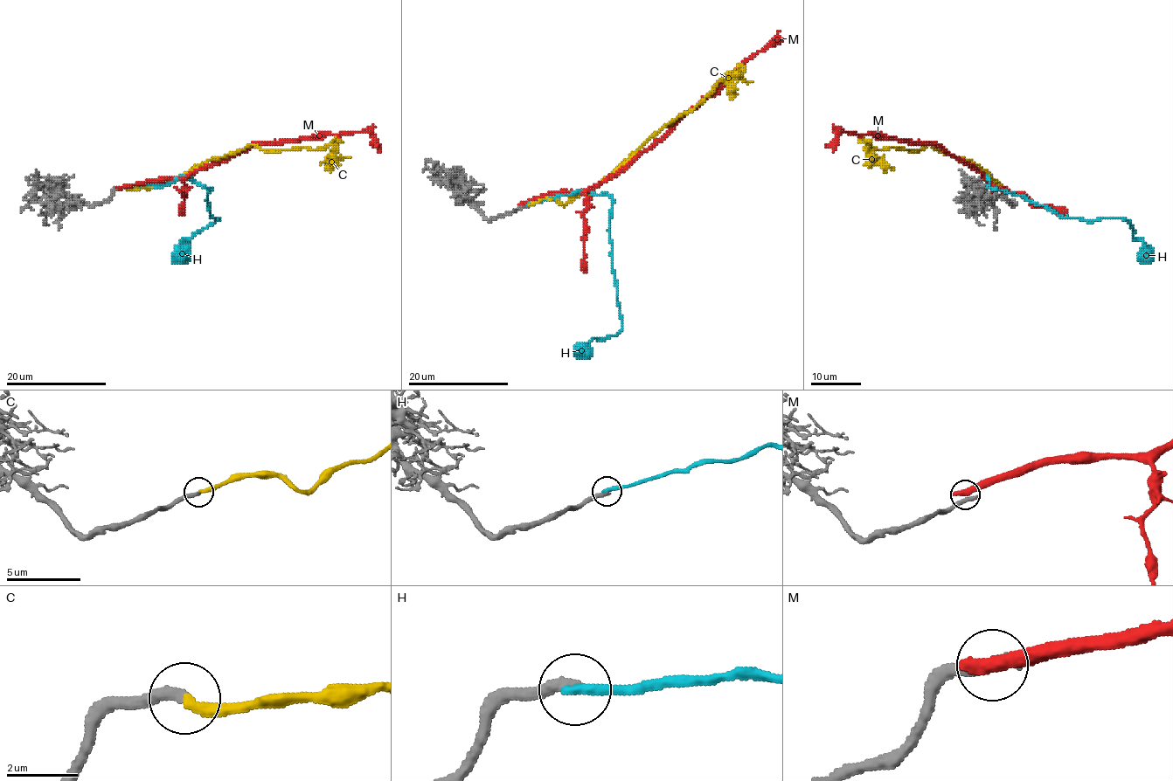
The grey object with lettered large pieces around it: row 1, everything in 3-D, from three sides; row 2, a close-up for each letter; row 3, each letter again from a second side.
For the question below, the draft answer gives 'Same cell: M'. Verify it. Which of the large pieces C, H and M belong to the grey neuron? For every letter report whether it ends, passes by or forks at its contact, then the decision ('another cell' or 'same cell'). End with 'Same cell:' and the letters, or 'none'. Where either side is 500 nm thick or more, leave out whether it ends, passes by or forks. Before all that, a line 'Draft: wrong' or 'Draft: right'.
Draft: wrong
C: it ends | same cell
H: it ends | another cell
M: another cell
Same cell: C

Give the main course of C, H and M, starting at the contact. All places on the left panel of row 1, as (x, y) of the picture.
C: (126, 188), (163, 184), (250, 145), (263, 150), (330, 145), (329, 169)
H: (125, 188), (169, 184), (187, 176), (210, 189), (209, 214), (218, 217), (181, 245), (177, 263)
M: (121, 188), (149, 180), (186, 179), (255, 145), (322, 139), (327, 135), (367, 131), (378, 153)

